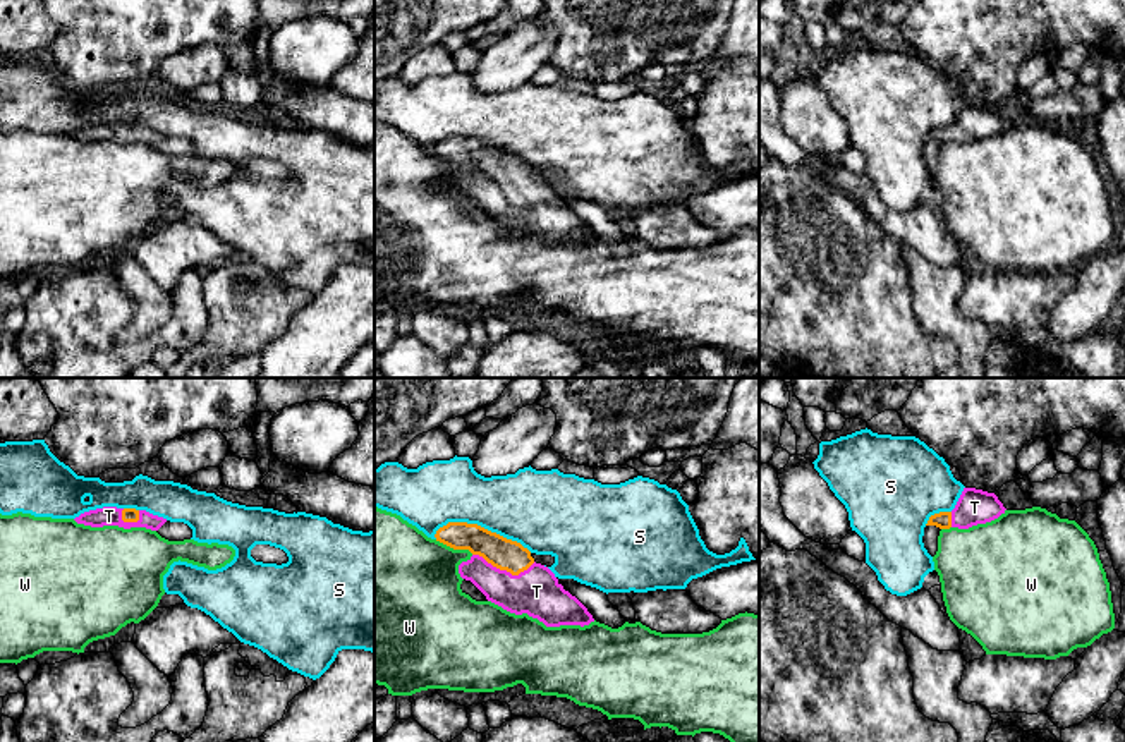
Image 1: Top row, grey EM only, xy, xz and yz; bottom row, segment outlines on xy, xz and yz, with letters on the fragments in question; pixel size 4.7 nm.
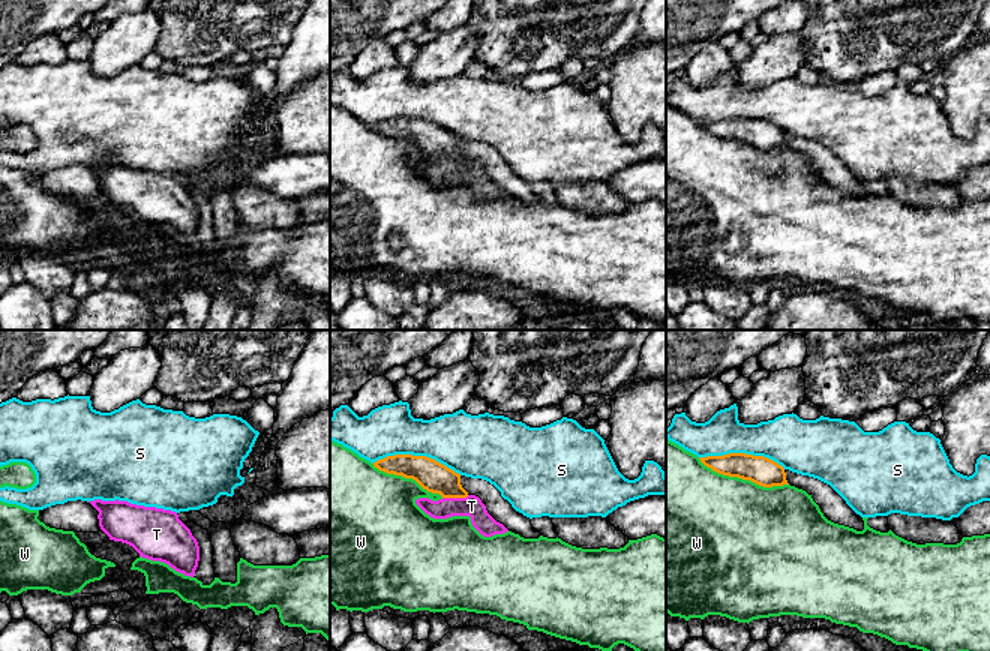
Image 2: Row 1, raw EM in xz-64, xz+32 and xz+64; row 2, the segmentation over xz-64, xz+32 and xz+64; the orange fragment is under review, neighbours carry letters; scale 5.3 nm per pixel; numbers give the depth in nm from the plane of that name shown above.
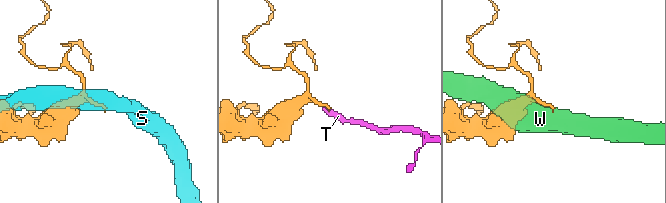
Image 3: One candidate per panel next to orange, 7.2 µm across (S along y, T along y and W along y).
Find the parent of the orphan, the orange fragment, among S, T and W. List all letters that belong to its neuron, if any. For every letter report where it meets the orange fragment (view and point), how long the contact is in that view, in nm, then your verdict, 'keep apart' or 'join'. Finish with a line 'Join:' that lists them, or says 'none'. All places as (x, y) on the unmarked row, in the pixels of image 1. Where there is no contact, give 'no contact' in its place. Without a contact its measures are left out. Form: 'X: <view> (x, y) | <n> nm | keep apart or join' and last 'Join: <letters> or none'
S: xz (483, 143) | 480 nm | keep apart
T: xz (504, 184) | 300 nm | join
W: xz (454, 164) | 200 nm | keep apart
Join: T

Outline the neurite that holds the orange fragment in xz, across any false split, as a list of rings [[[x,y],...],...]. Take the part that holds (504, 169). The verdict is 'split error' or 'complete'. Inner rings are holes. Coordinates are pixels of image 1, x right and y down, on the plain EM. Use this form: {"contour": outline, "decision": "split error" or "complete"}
{"contour": [[[448,137],[435,153],[453,165],[472,168],[459,180],[460,192],[503,225],[527,228],[546,242],[584,242],[594,237],[587,223],[563,204],[548,182],[536,179],[520,158],[467,137]]], "decision": "split error"}

